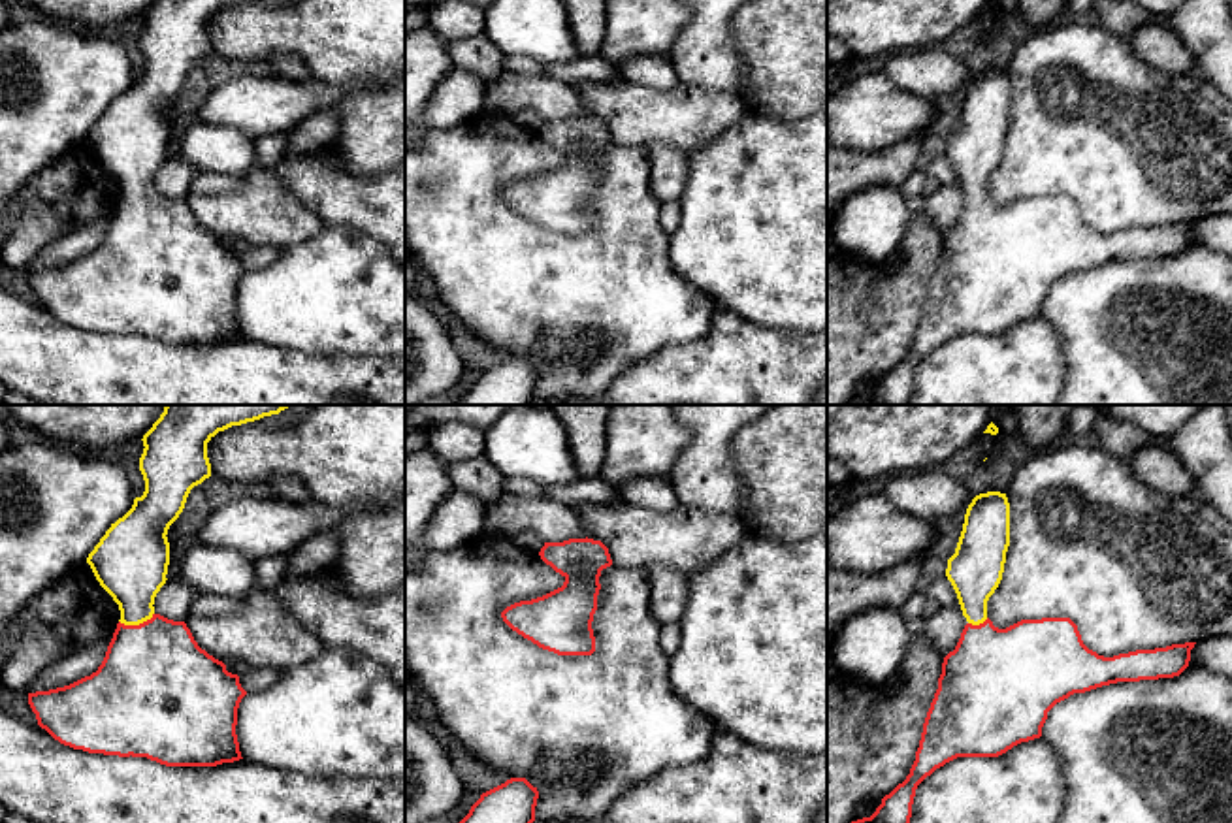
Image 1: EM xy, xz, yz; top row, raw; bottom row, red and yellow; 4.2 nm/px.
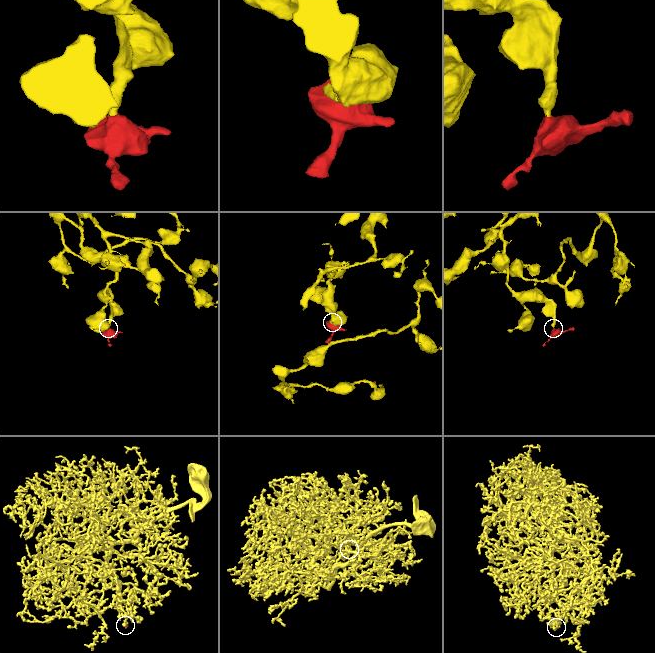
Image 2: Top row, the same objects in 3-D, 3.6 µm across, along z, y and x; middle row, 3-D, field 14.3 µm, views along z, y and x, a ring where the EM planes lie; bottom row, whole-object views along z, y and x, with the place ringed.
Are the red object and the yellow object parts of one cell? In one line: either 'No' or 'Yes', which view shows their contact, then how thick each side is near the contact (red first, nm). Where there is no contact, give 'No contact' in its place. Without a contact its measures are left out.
Yes. Touches red in xy. Thickness 480 nm (red) against 300 nm

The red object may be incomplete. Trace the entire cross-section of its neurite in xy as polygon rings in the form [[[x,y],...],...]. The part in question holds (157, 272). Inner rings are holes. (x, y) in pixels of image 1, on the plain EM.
[[[154,0],[143,13],[139,49],[145,70],[87,136],[121,188],[105,235],[90,254],[28,271],[38,303],[60,322],[89,331],[147,335],[166,345],[217,345],[243,337],[235,303],[247,269],[239,254],[202,228],[185,200],[168,198],[153,185],[168,158],[168,107],[183,90],[190,68],[211,55],[207,21],[241,2],[247,0]]]

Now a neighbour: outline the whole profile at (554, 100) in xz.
[[[507,72],[484,87],[484,111],[512,117],[529,109],[544,121],[593,117],[571,83],[543,75]]]

